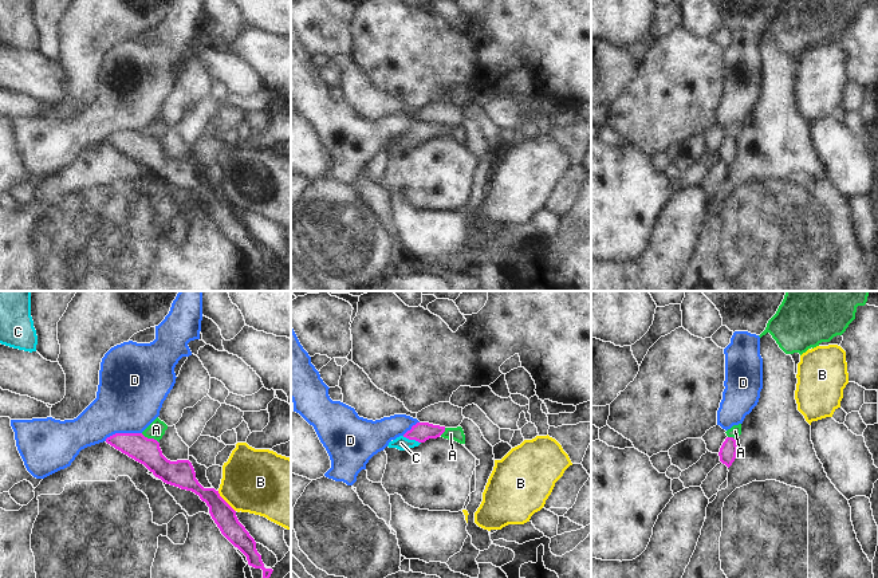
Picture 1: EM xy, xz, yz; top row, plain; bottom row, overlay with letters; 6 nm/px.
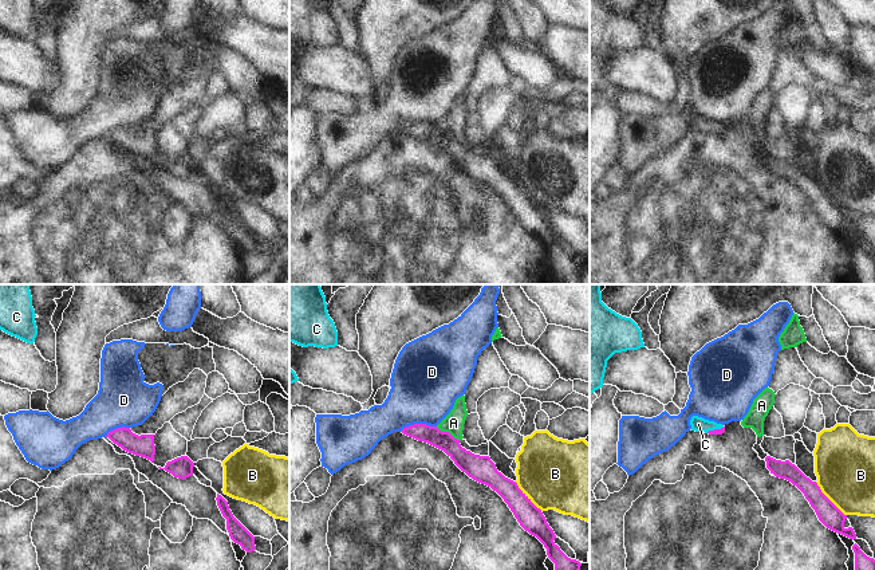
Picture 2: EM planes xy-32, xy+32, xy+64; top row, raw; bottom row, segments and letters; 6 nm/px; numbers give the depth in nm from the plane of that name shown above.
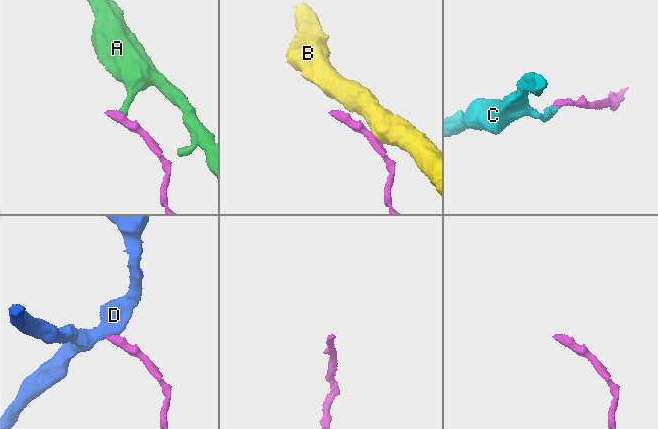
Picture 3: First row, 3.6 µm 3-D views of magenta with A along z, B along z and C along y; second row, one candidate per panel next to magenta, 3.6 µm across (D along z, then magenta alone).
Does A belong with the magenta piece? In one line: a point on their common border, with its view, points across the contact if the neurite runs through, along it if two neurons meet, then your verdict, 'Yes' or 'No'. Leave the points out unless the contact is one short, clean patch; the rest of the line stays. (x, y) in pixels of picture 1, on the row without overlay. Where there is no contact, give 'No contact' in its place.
Touches magenta at xy (150, 138). Boundary: xy (141, 133), (153, 137), (158, 142). No

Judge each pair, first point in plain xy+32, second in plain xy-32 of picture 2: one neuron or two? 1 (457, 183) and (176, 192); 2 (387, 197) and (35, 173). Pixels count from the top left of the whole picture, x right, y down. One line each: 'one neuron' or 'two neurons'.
1: two neurons
2: two neurons

